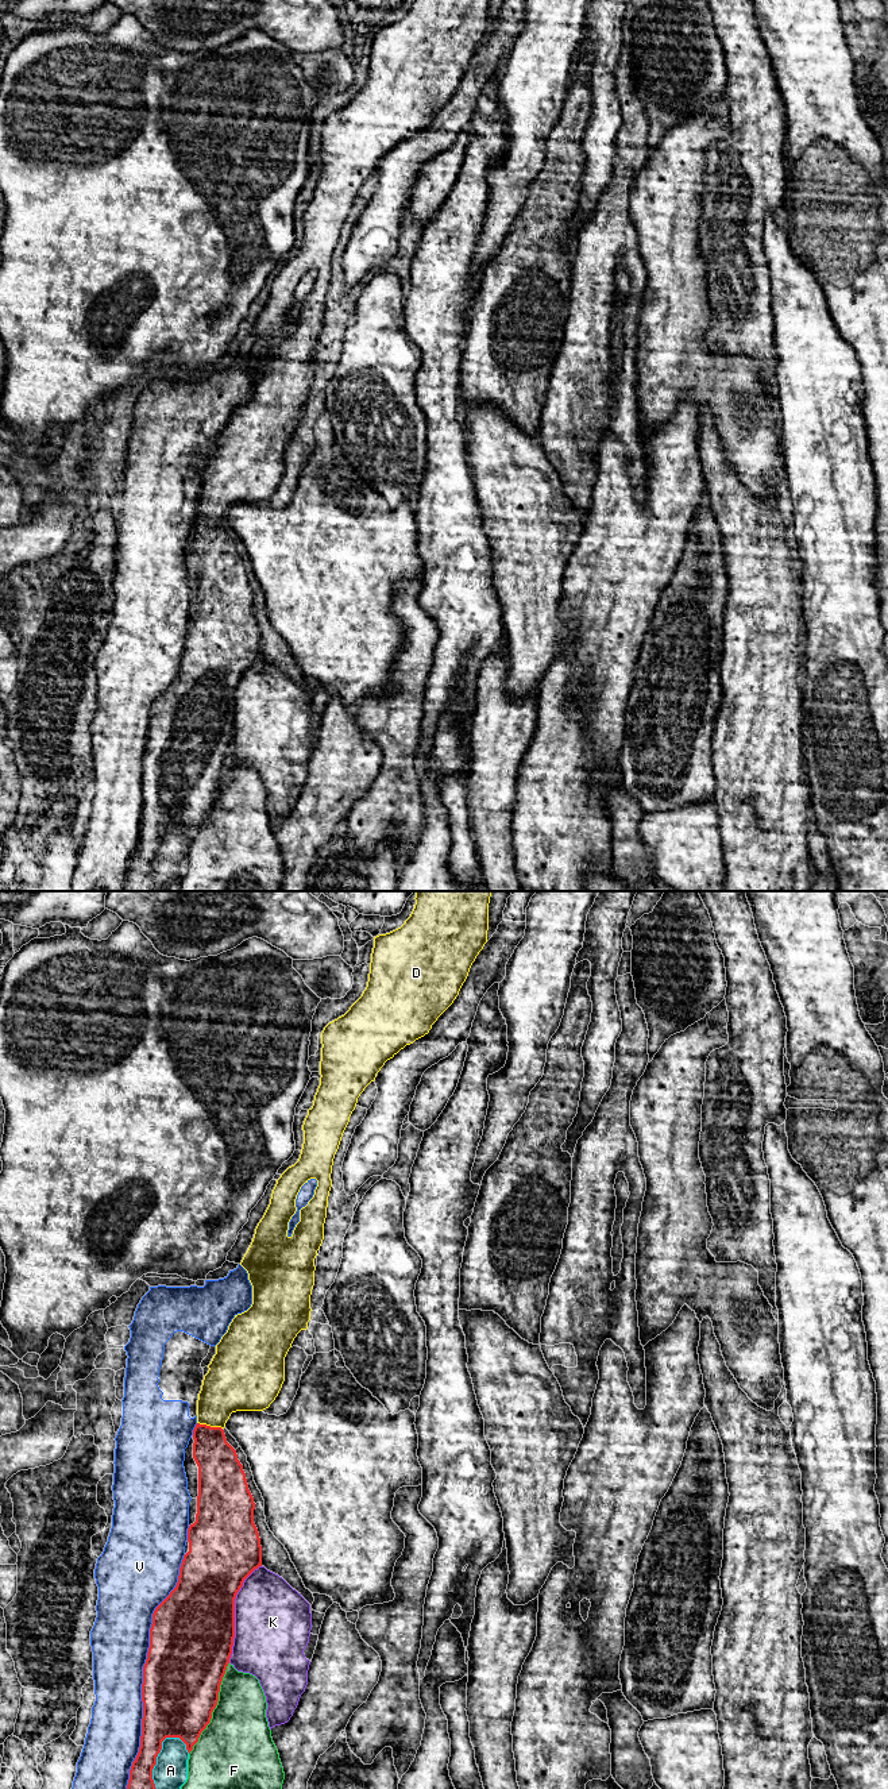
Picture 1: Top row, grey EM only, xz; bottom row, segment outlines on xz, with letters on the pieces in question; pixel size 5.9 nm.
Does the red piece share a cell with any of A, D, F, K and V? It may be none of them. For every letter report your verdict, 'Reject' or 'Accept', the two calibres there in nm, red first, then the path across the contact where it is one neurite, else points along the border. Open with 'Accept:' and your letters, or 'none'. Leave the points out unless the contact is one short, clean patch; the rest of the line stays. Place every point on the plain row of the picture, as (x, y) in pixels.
Accept: D
A: Reject. Thickness 220 nm (red) against 200 nm
D: Accept. Thickness 240 nm (red) against 300 nm
F: Reject. Thickness 460 nm (red) against 400 nm
K: Reject. Thickness 480 nm (red) against 460 nm
V: Reject. Thickness 460 nm (red) against 340 nm

